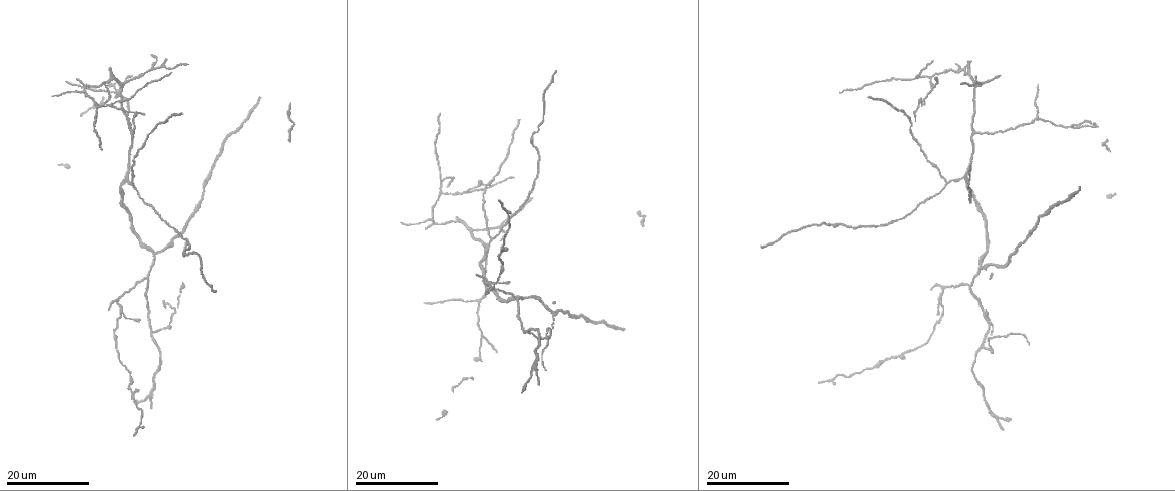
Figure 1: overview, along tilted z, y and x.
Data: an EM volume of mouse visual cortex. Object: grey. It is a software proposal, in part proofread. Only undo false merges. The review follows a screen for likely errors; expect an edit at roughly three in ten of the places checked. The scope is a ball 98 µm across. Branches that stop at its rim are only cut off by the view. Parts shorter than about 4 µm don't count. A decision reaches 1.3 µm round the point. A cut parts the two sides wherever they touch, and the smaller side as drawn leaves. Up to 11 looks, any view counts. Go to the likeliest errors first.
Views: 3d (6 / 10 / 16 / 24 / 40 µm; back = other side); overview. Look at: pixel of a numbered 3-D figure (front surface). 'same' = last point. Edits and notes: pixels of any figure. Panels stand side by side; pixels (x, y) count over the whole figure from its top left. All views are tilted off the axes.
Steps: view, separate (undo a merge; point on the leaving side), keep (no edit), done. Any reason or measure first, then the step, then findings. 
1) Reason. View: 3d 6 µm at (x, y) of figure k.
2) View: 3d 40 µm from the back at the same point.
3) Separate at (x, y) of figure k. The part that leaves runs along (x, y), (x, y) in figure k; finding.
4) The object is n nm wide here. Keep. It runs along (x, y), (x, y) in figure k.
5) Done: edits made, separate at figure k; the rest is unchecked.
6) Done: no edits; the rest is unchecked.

Side arm on a straight run. View: 3d 16 µm at (111, 103) of figure 1.

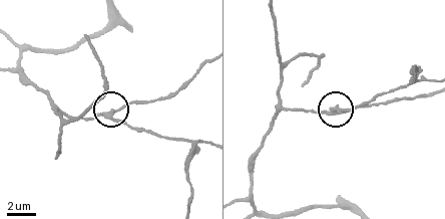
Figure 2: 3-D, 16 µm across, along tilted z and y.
View: 3d 6 µm at (112, 113) of figure 2.

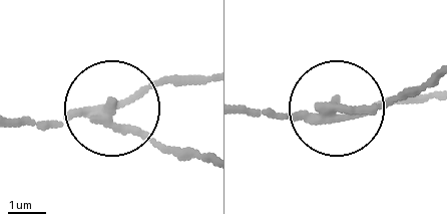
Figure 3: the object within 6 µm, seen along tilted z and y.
The object is 230 nm wide here. Separate at (148, 136) of figure 3. The part that leaves runs along (105, 113), (200, 148) in figure 3; a second neuron is stuck on.

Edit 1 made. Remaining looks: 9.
Four arms meet. View: 3d 16 µm at (534, 369) of figure 1.

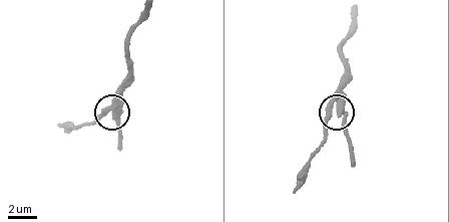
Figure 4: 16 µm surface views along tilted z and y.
View: 3d 6 µm at (109, 111) of figure 4.

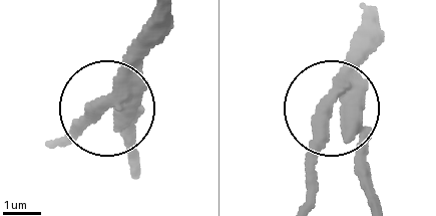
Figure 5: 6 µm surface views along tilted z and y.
Separate at (310, 143) of figure 5. The part that leaves runs along (332, 97), (302, 204) in figure 5; a second neuron is stuck on.

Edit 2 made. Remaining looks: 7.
View: overview.

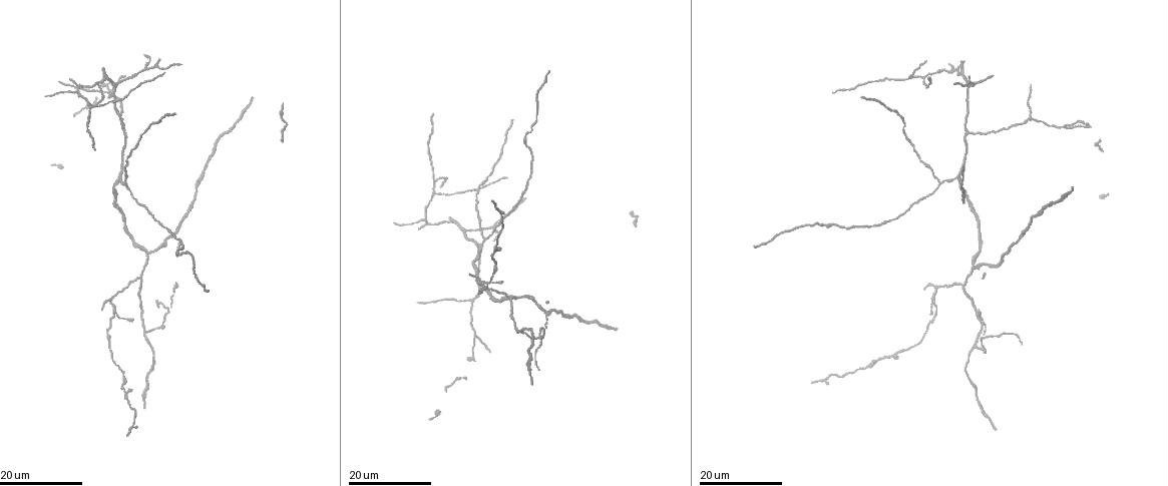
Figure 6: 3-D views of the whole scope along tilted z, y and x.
Side arm on a straight run. View: 3d 24 µm at (483, 283) of figure 6.

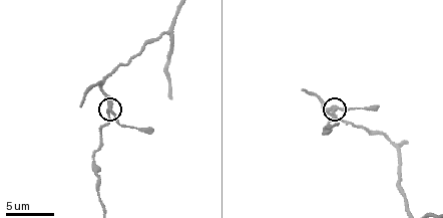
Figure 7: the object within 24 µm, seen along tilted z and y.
View: 3d 10 µm at (112, 111) of figure 7.

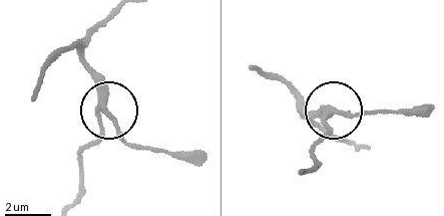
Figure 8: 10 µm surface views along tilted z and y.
View: 3d 10 µm from the back at (328, 111) of figure 8.

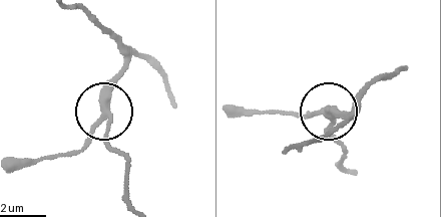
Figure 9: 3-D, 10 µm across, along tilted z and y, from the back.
The side arm is 6 µm long; 3 arms meet here. Keep. All the same neuron.

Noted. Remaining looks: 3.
Three arms meet. View: 3d 24 µm at (983, 337) of figure 6.

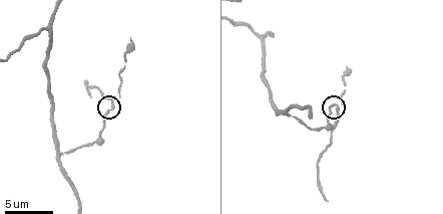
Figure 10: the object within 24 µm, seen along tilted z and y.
Closer look. View: 3d 6 µm at (338, 108) of figure 10.

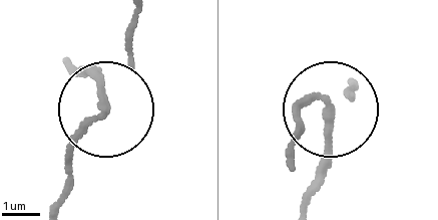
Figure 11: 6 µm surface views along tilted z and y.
3 arms meet here. Separate at (98, 82) of figure 11. The part that leaves runs along (101, 117), (93, 68), (70, 63) in figure 11; two neurons meet here.

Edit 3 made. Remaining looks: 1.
Two arms in line, one across. View: 3d 10 µm at (59, 153) of figure 10.

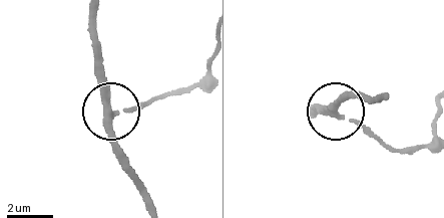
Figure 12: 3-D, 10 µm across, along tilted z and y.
The object is 280 nm wide here. Keep. It runs along (93, 19), (104, 104), (120, 111), (154, 95) in figure 12; all the same neuron.

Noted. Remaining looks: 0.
Done: edits made, separate at figure 3, separate at figure 5, separate at figure 11; the rest is unchecked.

